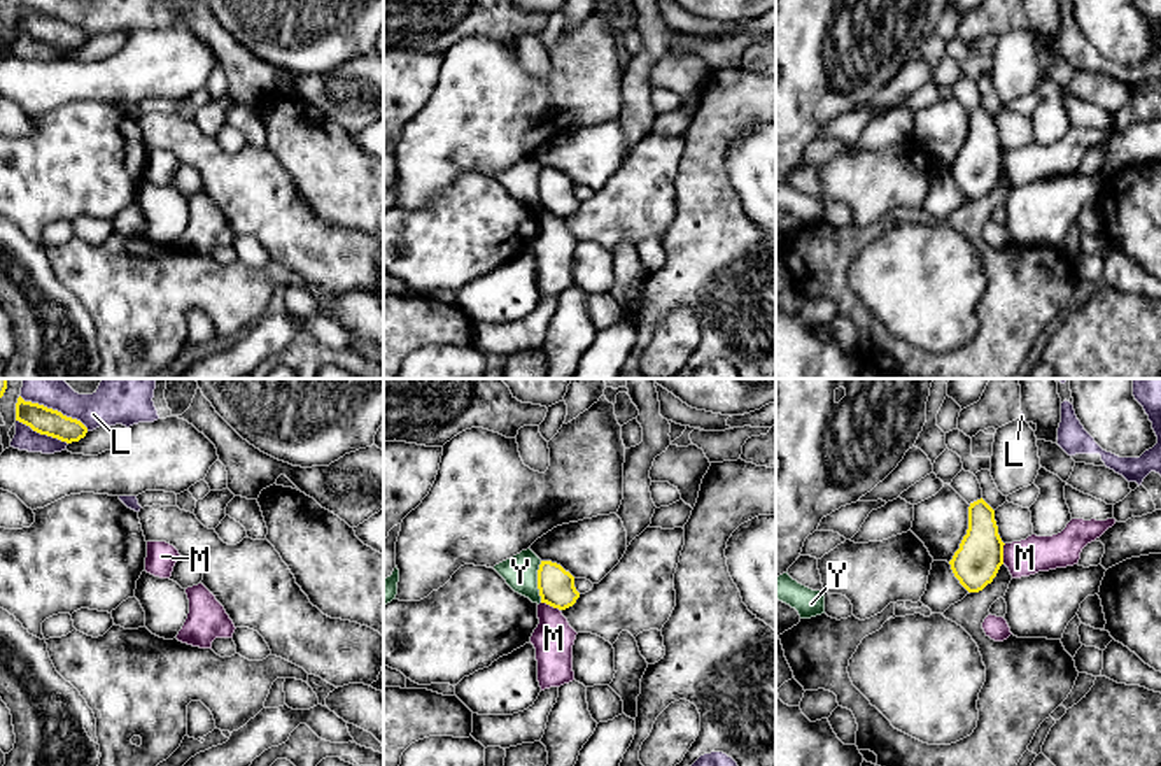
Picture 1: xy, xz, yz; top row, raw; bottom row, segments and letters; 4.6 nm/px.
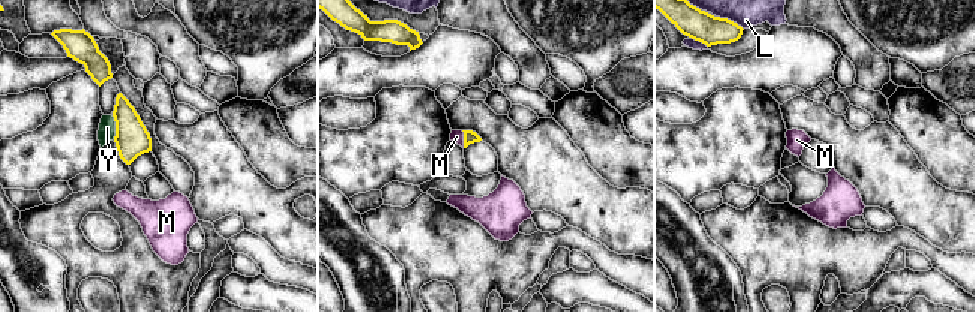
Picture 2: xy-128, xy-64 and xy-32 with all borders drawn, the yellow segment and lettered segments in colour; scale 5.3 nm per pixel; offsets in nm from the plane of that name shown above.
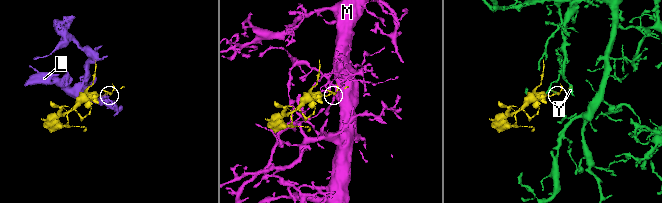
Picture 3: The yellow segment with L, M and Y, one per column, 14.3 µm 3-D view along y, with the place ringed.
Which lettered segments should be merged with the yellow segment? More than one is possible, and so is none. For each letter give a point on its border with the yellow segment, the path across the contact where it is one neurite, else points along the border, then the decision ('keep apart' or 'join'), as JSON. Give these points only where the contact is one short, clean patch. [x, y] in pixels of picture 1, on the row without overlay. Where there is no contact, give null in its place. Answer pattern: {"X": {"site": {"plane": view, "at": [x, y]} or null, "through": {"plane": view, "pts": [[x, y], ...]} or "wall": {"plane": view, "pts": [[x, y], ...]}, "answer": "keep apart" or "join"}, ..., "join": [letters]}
{"L": {"site": {"plane": "xy", "at": [55, 18]}, "answer": "keep apart"}, "M": {"site": {"plane": "yz", "at": [1002, 162]}, "wall": {"plane": "yz", "pts": [[1006, 151], [1002, 170]]}, "answer": "keep apart"}, "Y": {"site": {"plane": "xz", "at": [538, 190]}, "answer": "keep apart"}, "join": []}

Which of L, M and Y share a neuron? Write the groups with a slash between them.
L / M / Y

